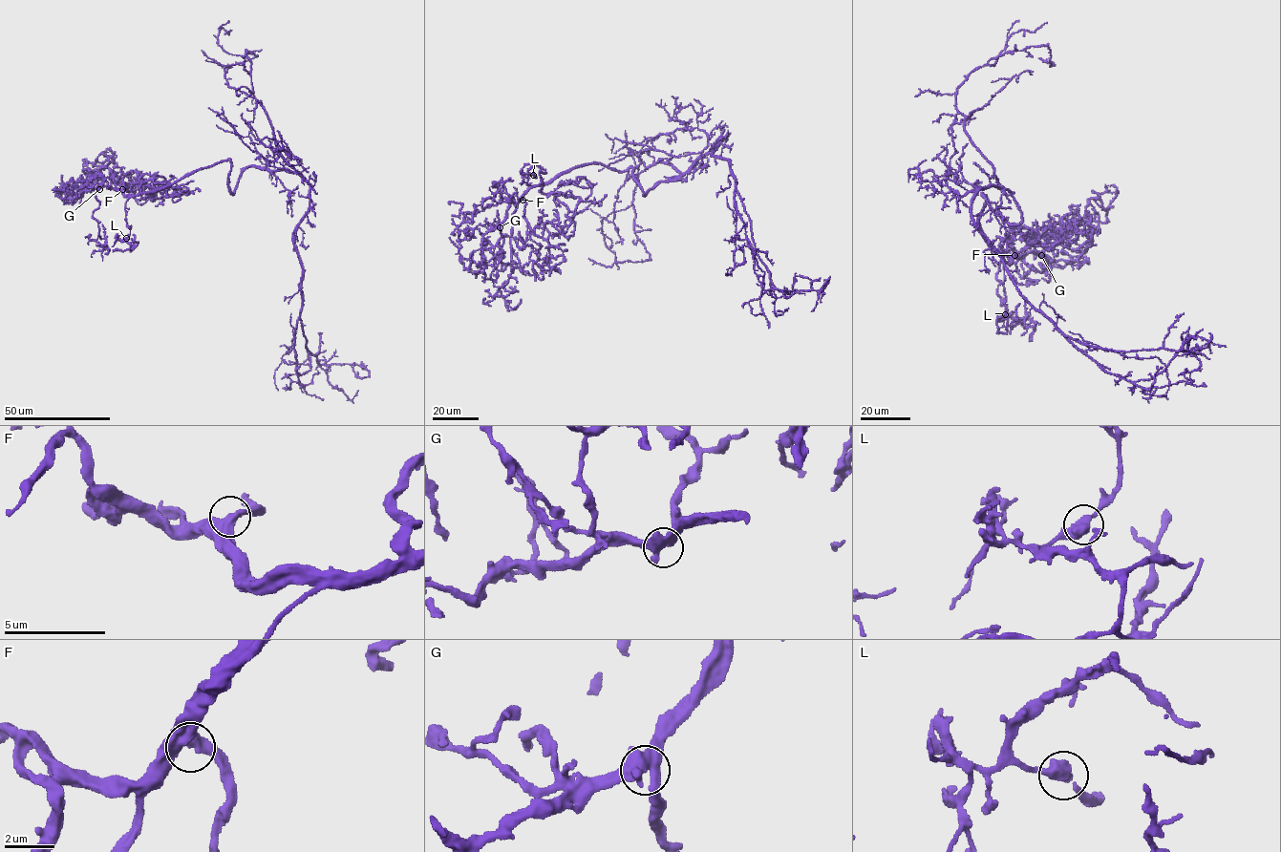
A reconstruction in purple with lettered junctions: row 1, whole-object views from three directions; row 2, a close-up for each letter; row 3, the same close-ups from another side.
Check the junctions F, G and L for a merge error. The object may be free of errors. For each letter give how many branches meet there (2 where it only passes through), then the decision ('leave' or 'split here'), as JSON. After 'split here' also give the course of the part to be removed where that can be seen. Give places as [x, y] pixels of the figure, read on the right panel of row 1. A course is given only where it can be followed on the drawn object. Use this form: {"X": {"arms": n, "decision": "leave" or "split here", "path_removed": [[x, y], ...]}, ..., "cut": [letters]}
{"F": {"arms": 2, "decision": "leave"}, "G": {"arms": 3, "decision": "leave"}, "L": {"arms": 2, "decision": "leave"}, "cut": []}

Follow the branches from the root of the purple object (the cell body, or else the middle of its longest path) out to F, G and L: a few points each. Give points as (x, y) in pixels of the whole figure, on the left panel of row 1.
F: (274, 170), (246, 167), (233, 194), (228, 185), (228, 159), (147, 192), (127, 196), (122, 189)
G: (274, 170), (246, 167), (233, 194), (228, 185), (228, 159), (137, 195), (127, 196), (105, 185), (99, 189)
L: (274, 170), (246, 167), (233, 194), (227, 159), (133, 195), (125, 204), (130, 230), (126, 238)

